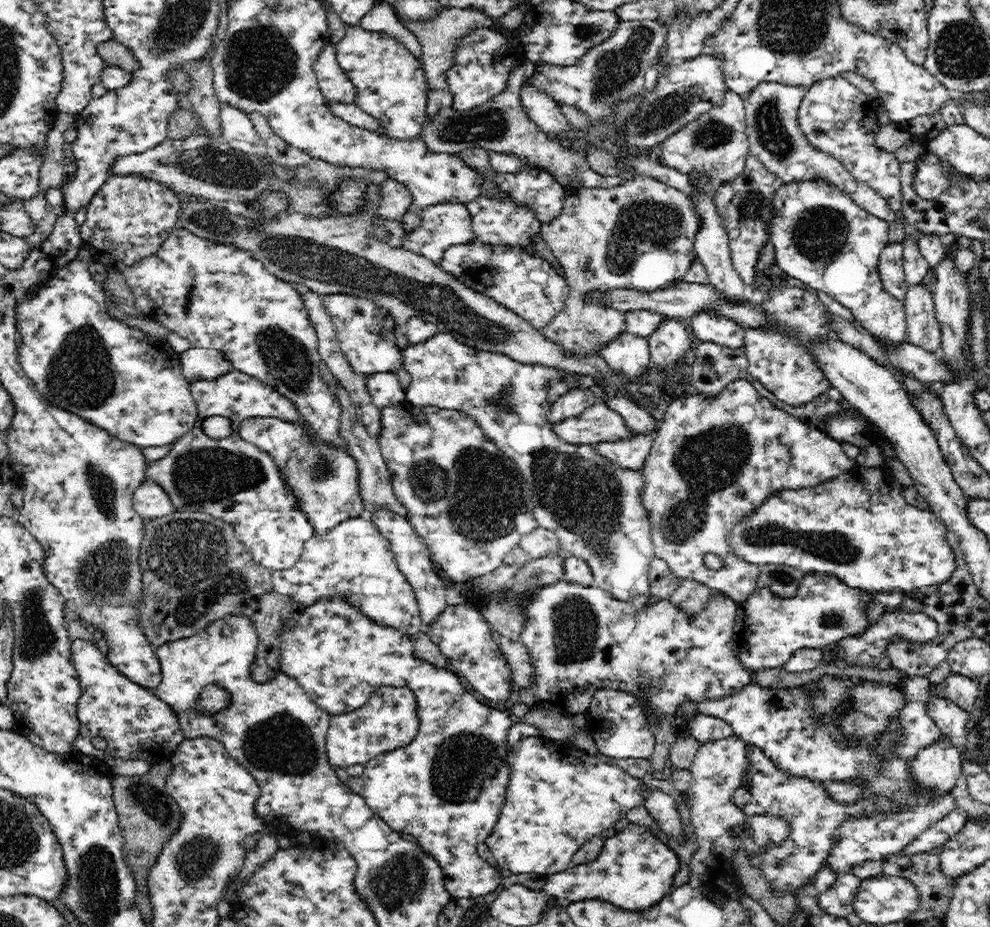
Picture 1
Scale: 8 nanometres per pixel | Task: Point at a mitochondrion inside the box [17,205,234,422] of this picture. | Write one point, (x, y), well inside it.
(81, 374)

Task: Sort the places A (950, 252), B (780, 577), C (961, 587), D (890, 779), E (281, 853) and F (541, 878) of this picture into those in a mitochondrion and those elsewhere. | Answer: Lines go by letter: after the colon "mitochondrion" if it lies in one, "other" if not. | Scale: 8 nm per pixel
A: other
B: mitochondrion
C: other
D: mitochondrion
E: other
F: other

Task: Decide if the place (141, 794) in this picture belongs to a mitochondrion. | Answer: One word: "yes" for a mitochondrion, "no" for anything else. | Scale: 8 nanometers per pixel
yes

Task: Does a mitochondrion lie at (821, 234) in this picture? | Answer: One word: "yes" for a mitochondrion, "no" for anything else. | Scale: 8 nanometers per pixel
yes

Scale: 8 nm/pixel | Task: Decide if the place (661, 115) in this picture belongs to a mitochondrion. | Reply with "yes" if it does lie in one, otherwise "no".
yes

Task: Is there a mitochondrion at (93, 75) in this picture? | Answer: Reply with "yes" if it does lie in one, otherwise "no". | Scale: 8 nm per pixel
no

